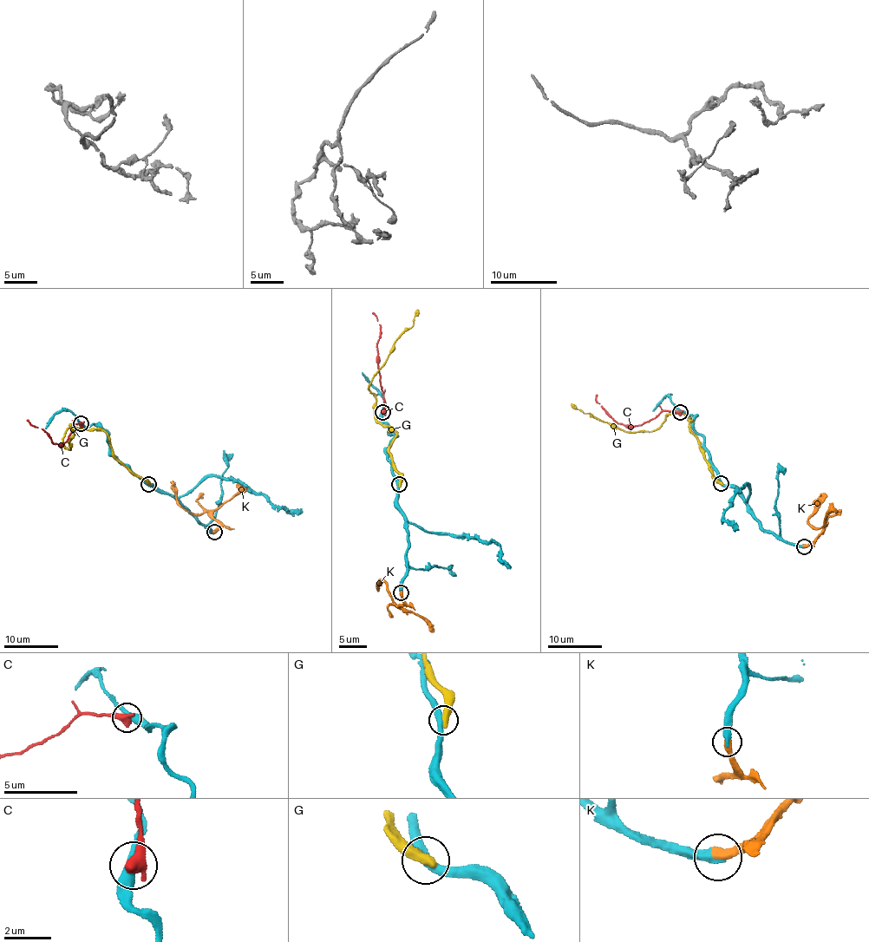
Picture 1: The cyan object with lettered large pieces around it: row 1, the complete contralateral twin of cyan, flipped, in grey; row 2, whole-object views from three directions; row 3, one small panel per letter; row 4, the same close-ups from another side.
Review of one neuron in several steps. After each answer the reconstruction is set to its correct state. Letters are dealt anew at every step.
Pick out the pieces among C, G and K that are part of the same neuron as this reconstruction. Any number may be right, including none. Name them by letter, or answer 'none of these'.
K

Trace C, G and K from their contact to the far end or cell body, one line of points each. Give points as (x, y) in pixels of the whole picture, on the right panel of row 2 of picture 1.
C: (679, 412), (661, 411), (640, 425), (624, 426), (613, 421), (597, 403), (596, 394)
G: (721, 483), (715, 480), (690, 427), (690, 419), (684, 414), (669, 414), (654, 430), (626, 432), (571, 404)
K: (804, 546), (807, 546), (821, 532), (822, 527), (812, 527), (808, 520), (825, 493)

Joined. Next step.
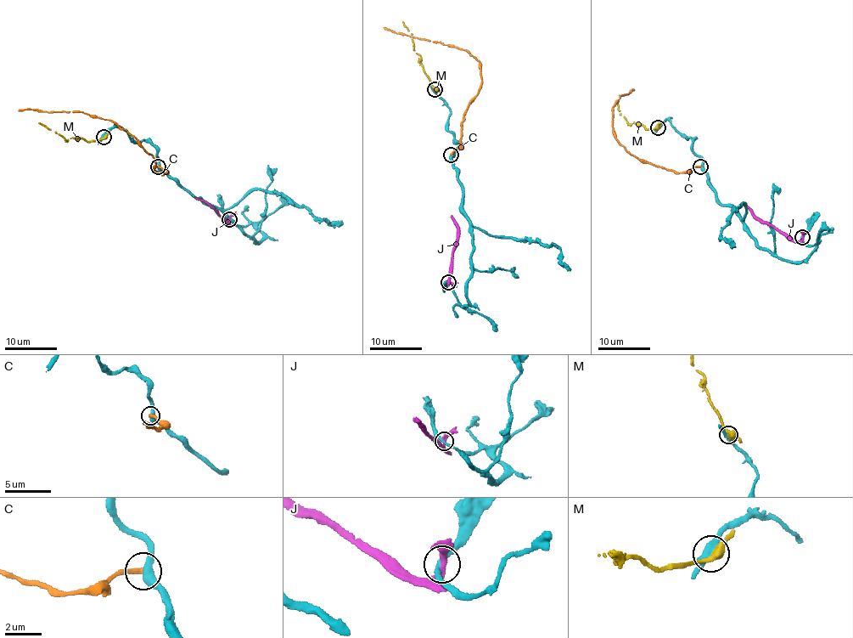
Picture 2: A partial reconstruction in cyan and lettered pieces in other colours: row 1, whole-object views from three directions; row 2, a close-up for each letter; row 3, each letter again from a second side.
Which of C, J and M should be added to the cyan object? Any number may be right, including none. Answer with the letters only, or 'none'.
none

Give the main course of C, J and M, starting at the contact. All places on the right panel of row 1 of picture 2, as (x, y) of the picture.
C: (700, 166), (681, 172), (655, 166), (643, 162), (620, 145), (614, 127), (613, 106), (620, 96), (632, 90)
J: (802, 237), (798, 241), (792, 240), (754, 218), (746, 206)
M: (658, 127), (645, 129), (642, 124), (629, 124), (624, 115), (620, 115), (615, 102)

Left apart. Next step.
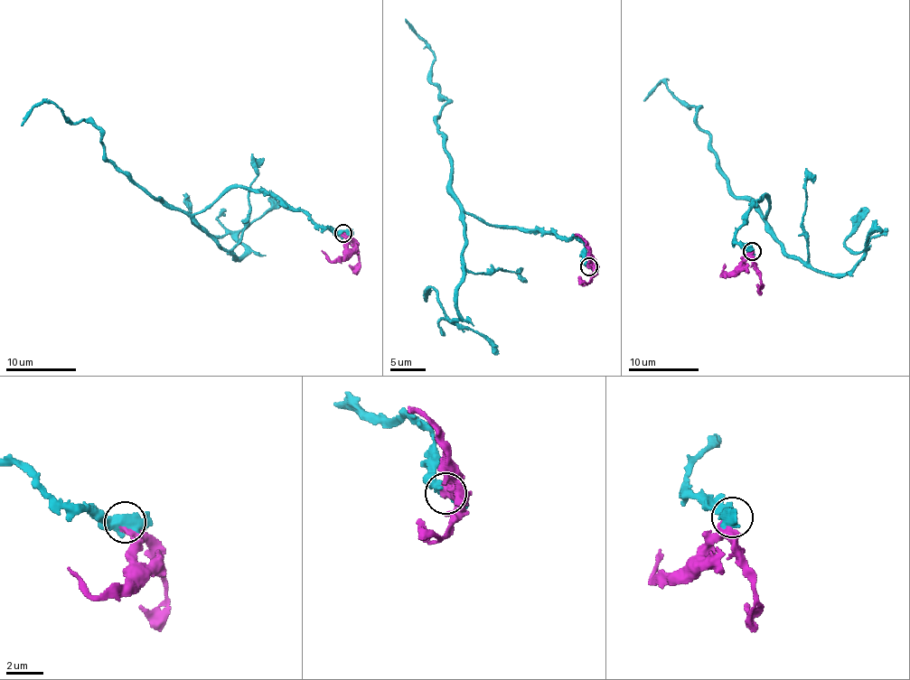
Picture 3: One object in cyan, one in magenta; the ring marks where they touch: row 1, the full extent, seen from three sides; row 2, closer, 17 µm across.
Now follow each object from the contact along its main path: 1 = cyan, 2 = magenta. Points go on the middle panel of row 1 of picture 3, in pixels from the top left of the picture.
1: (588, 266), (576, 238), (489, 225), (464, 209), (436, 119), (447, 101), (432, 82), (435, 58), (405, 18)
2: (588, 266), (593, 262), (586, 240), (575, 234)

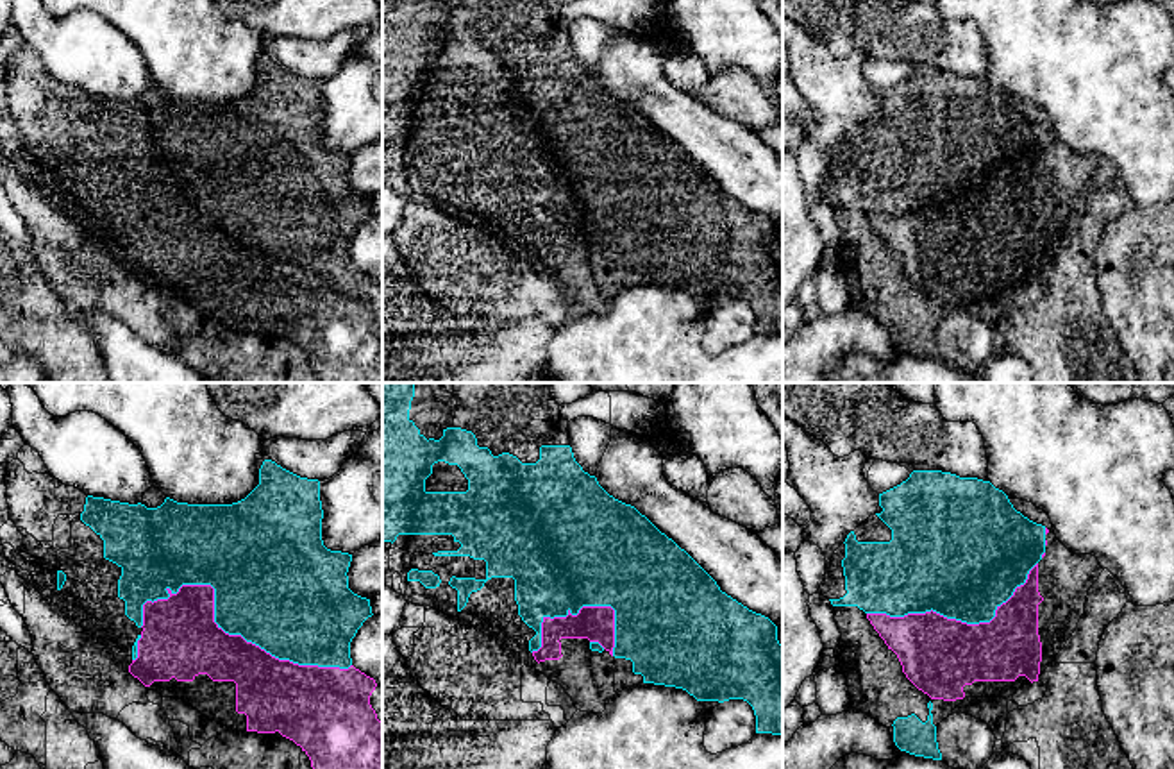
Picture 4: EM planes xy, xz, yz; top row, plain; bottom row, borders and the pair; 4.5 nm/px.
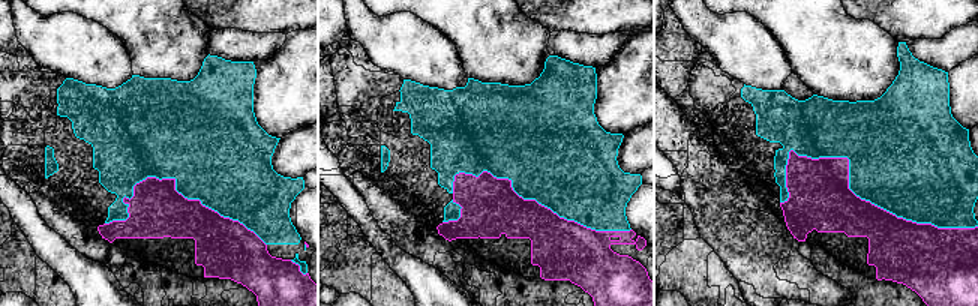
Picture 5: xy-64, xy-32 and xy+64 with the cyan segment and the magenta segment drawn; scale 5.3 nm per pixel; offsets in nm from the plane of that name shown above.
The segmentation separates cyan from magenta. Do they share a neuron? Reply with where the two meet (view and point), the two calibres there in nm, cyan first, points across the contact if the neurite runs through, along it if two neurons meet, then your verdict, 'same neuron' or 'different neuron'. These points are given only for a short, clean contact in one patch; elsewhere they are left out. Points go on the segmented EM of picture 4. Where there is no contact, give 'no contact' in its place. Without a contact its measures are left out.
meets cyan in xy at (231, 633); 460 nm thick on the cyan side, 340 nm on the other; same neuron

